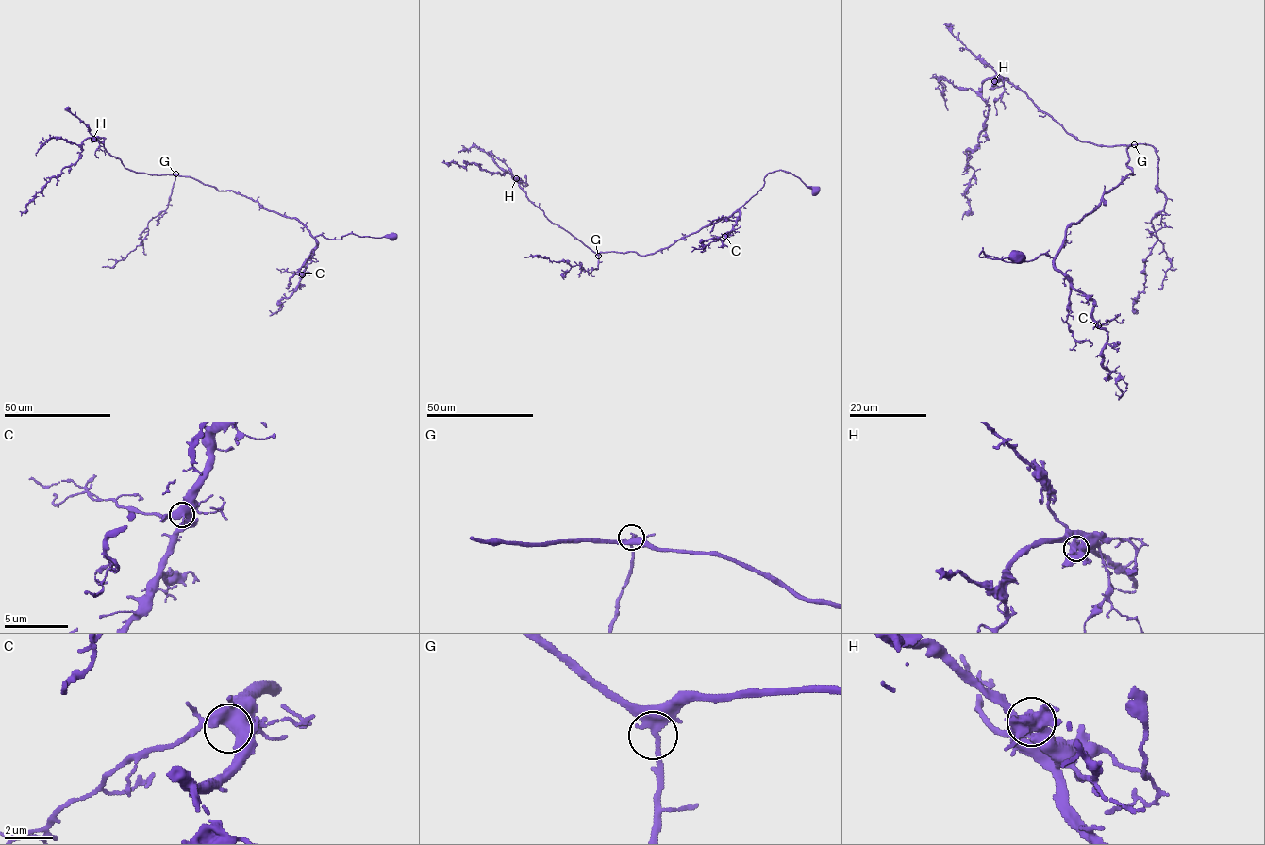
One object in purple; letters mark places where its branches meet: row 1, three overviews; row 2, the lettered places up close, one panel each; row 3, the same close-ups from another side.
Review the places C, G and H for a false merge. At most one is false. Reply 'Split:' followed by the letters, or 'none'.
Split: H

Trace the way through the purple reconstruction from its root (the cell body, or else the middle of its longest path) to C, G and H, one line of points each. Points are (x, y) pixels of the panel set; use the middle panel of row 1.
C: (815, 190), (790, 173), (781, 170), (770, 172), (764, 178), (763, 186), (737, 210), (739, 217), (724, 236)
G: (815, 190), (790, 173), (770, 172), (763, 186), (730, 216), (668, 247), (644, 256), (634, 252), (598, 256)
H: (815, 190), (790, 173), (770, 172), (763, 186), (730, 216), (640, 256), (593, 252), (553, 224), (516, 178)

